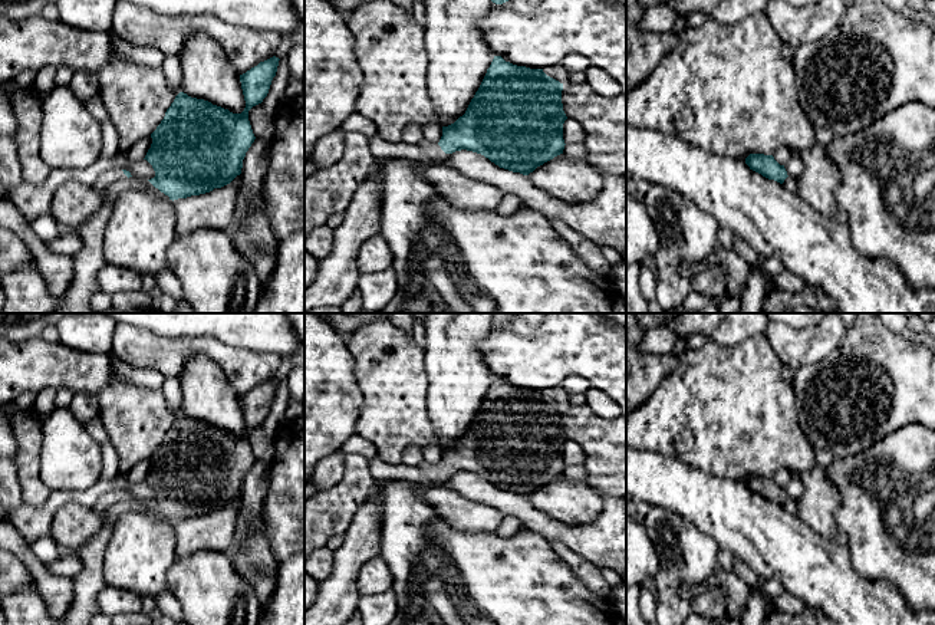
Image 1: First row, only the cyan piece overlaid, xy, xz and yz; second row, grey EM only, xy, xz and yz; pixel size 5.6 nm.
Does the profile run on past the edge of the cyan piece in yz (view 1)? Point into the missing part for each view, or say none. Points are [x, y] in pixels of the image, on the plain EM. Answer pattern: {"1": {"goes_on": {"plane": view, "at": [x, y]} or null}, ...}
{"1": {"goes_on": null}}

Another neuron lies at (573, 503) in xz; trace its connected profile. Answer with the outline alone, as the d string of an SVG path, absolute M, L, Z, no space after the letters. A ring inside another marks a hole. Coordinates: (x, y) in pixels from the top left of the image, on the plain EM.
M564 476L537 489L530 503L552 520L569 526L593 523L603 509L603 500L589 481L572 481Z

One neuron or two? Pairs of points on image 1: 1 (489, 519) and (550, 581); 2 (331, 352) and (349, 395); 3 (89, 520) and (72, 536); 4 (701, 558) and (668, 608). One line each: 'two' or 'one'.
1: two
2: one
3: one
4: one

